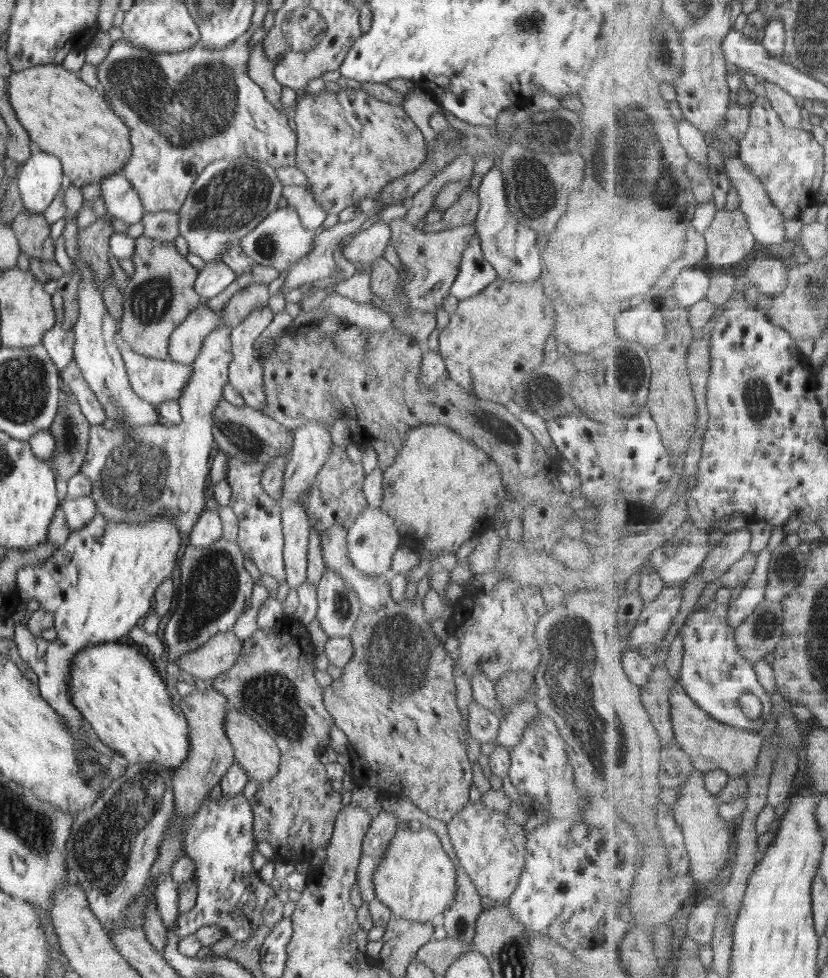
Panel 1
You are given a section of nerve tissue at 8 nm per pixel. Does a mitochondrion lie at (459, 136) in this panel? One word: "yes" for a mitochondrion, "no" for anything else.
no

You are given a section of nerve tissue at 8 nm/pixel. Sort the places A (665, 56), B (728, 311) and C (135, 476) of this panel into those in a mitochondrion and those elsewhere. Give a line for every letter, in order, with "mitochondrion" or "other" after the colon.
A: mitochondrion
B: other
C: mitochondrion

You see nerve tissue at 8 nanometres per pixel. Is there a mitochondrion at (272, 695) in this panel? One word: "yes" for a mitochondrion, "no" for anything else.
yes

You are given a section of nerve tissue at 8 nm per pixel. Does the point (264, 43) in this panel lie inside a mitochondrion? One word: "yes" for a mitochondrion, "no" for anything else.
no

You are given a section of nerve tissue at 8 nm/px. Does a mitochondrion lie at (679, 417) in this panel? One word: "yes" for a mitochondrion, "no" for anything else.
no

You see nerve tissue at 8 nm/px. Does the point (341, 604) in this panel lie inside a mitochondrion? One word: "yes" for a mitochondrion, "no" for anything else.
yes

